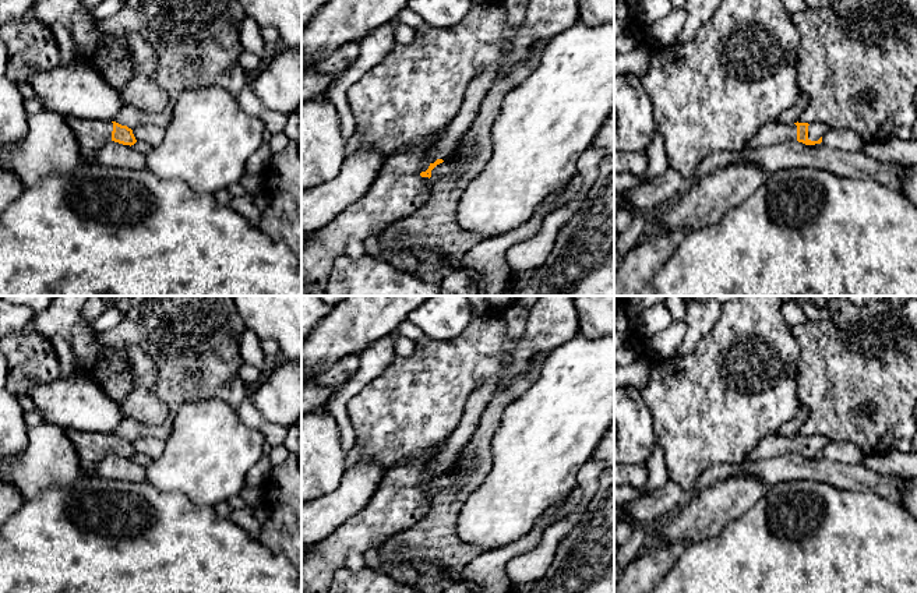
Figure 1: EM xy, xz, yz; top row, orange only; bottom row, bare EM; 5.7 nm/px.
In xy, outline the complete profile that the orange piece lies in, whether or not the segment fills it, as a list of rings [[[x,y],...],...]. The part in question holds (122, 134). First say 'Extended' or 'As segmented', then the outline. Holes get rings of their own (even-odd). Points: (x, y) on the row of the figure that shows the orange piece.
Extended. [[[66,116],[66,120],[75,133],[81,153],[89,159],[95,159],[98,152],[110,141],[130,147],[137,142],[133,130],[116,121],[74,116]]]

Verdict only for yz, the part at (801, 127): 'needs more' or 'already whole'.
needs more

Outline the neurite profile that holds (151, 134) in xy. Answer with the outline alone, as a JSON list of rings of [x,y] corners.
[[[140,124],[133,128],[133,134],[137,141],[155,147],[163,140],[165,130],[154,124]]]

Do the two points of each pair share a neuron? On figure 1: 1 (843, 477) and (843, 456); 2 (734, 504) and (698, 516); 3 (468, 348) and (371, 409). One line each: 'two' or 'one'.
1: two
2: one
3: one

